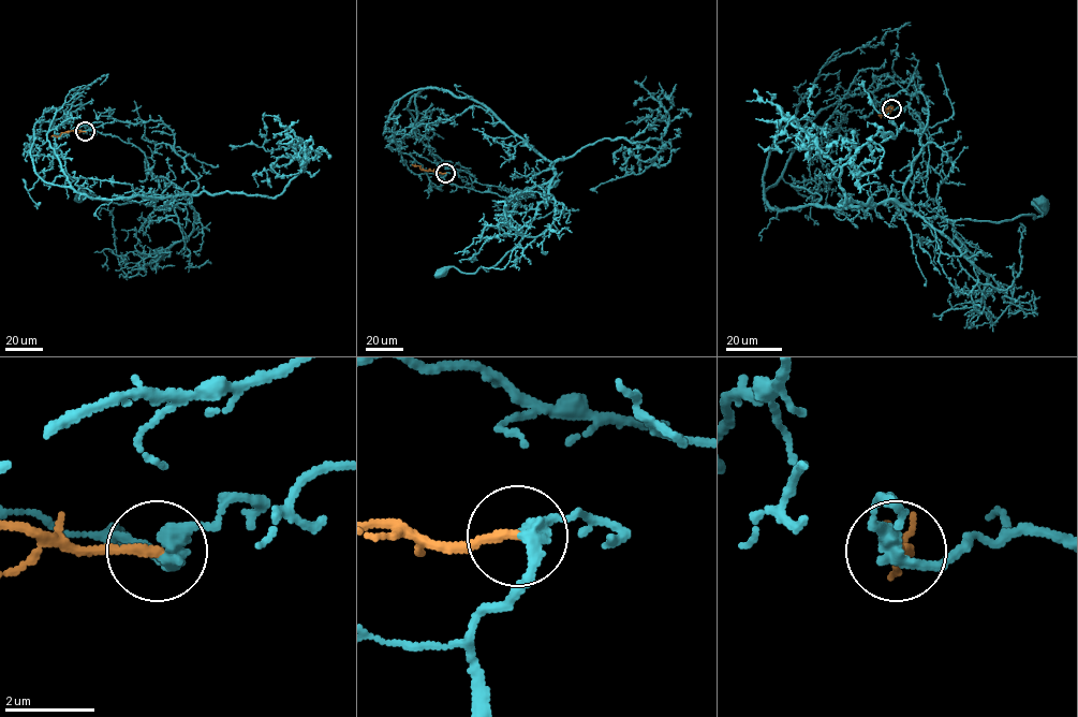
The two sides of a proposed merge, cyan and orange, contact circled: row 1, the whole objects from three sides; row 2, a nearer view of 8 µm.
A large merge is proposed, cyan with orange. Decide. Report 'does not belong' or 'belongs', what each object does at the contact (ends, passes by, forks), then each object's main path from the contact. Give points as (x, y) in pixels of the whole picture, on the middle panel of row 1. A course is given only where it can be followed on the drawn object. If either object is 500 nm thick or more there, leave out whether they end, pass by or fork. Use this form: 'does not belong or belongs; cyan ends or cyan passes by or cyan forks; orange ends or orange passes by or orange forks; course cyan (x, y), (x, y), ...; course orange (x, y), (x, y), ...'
belongs; cyan passes by; orange ends; course cyan (445, 173), (448, 184), (508, 198), (551, 180), (522, 238), (495, 265), (474, 273), (454, 267), (443, 272); course orange (445, 173), (423, 171), (412, 164)

